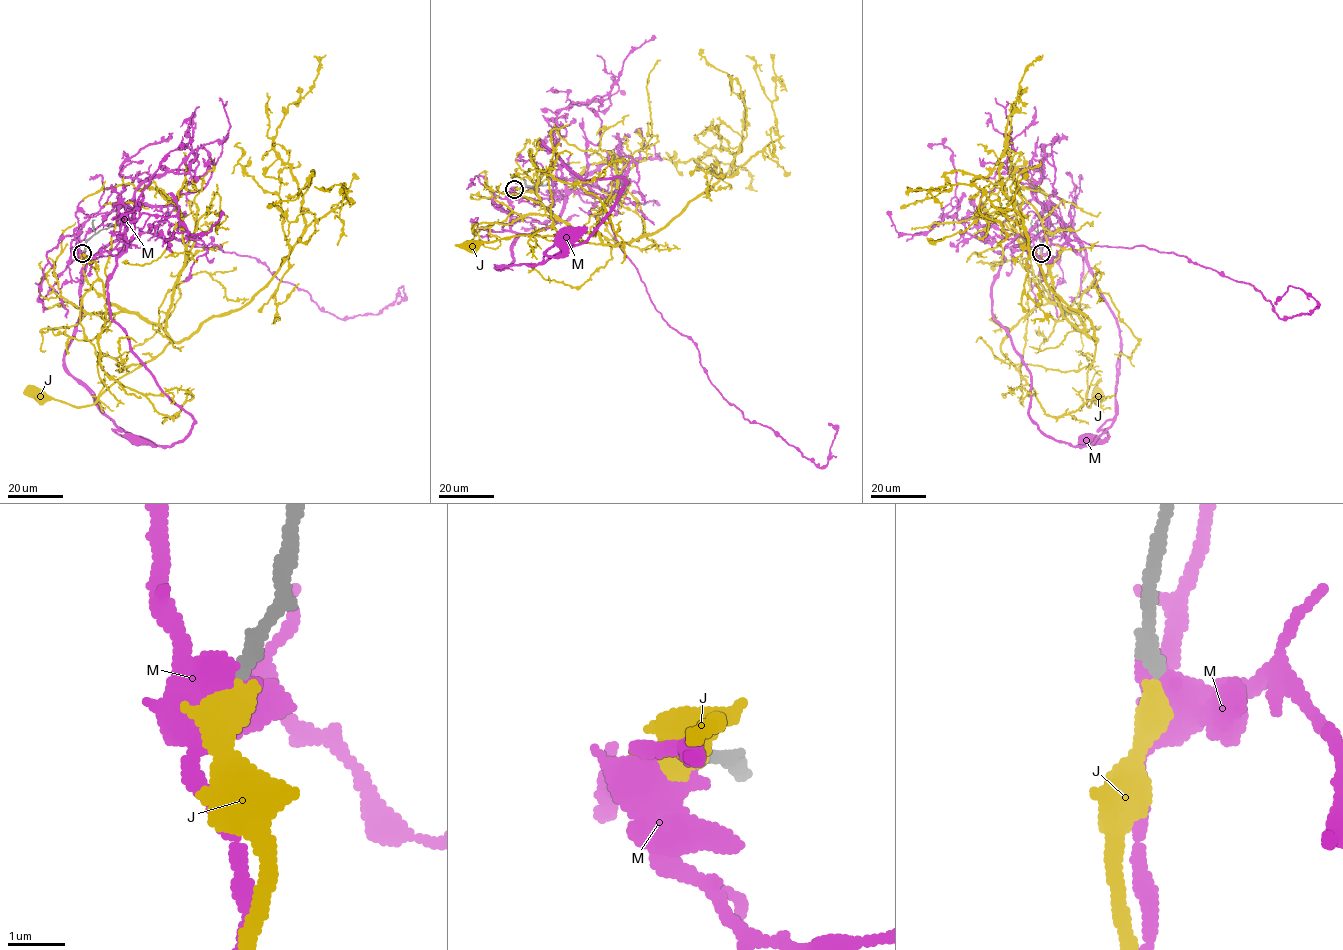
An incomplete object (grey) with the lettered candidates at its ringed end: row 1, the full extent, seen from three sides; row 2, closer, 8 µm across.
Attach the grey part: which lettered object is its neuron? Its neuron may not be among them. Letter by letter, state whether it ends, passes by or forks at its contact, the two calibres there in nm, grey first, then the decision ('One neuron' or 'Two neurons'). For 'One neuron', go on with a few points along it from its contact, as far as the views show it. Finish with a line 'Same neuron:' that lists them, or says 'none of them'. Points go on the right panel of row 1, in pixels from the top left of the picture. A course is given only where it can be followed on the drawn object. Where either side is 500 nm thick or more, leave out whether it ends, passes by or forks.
J: Thickness 280 nm (grey) against 500 nm. One neuron. Its course: (1041, 253), (1043, 295), (1074, 312), (1094, 342), (1094, 357), (1087, 372), (1089, 407), (1098, 395)
M: It passes by. Thickness 300 nm (grey) against 440 nm. Two neurons
Same neuron: J

